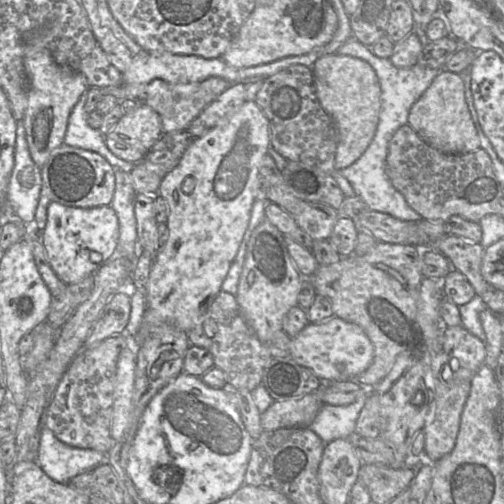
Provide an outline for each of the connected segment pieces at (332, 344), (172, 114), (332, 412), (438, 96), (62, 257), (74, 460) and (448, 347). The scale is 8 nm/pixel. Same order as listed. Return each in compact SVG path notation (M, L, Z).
M333 316L320 323L308 323L293 337L290 357L297 364L310 369L323 383L340 382L355 380L371 365L374 357L374 347L360 326Z
M209 77L189 84L171 84L162 79L154 79L145 86L143 103L159 114L163 133L184 131L209 104L232 84L237 83L229 83L221 77Z
M364 389L361 396L347 406L324 404L309 428L325 444L337 439L347 439L349 435L355 432L356 421L368 395L369 389Z
M441 70L412 105L408 124L424 141L442 153L464 154L480 147L480 139L465 99L464 82L459 73Z
M51 202L47 208L47 223L42 230L42 244L55 274L65 284L75 284L94 274L116 256L119 222L114 209L108 206L80 208Z
M44 427L41 432L37 462L46 475L56 482L69 483L73 477L92 470L105 460L105 453L75 448L61 442L49 428Z
M462 325L443 329L443 351L450 360L442 371L445 381L472 380L485 364L485 343Z

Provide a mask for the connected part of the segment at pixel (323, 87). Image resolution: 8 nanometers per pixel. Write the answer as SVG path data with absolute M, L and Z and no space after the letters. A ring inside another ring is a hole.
M337 53L319 57L312 69L317 98L337 129L335 169L347 168L361 157L374 137L381 107L378 77L367 61Z

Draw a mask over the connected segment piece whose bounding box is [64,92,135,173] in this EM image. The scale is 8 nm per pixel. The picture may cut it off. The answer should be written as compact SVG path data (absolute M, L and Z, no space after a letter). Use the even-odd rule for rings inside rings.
M85 92L73 107L68 120L64 144L97 152L103 156L114 169L131 173L135 167L135 163L123 160L114 155L107 147L105 136L99 129L94 129L89 126L87 122L88 113L84 109L86 100L87 94Z

